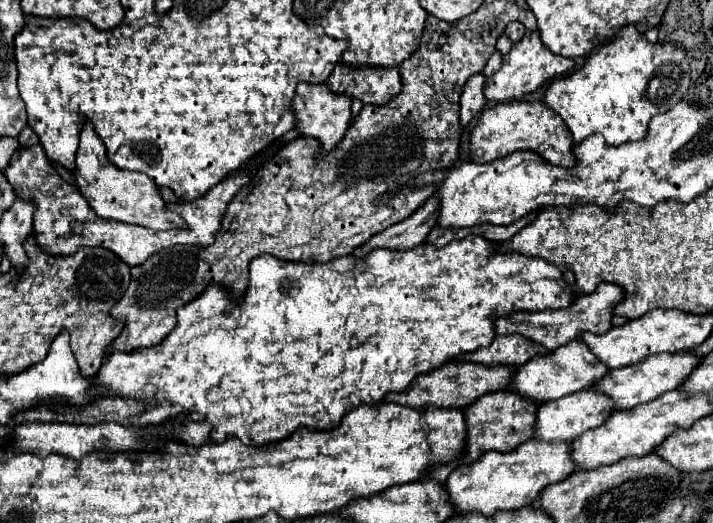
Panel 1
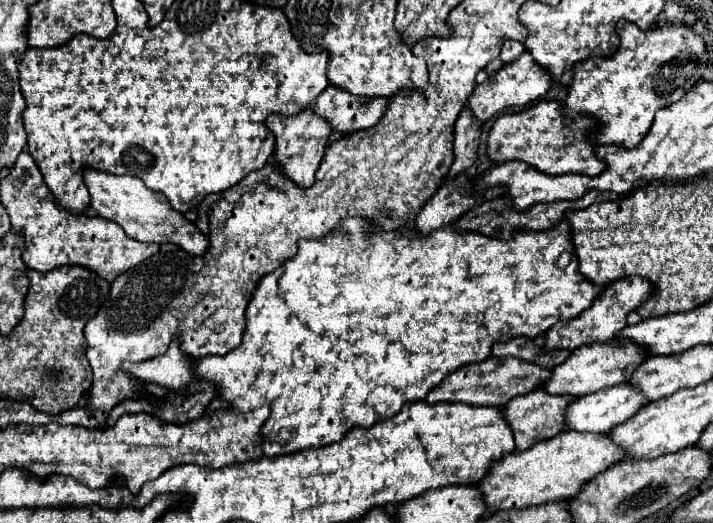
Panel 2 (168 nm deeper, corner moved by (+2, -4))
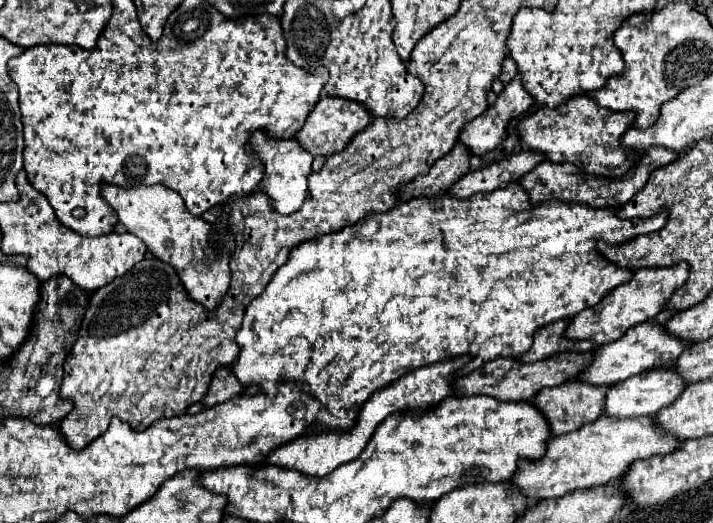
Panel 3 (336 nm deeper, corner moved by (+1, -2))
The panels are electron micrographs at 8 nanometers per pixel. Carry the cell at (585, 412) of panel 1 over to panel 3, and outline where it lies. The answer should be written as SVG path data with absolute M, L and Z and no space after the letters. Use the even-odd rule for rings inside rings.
M650 369L640 375L634 375L626 381L620 381L618 385L612 385L610 391L606 393L606 405L604 405L604 415L610 417L656 417L656 413L664 407L668 407L680 393L686 389L686 383L682 383L682 377L674 369Z

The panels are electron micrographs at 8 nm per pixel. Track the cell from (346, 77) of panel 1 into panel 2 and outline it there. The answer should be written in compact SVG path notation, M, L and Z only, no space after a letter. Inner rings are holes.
M327 85L313 105L317 115L325 117L335 131L353 133L373 127L385 113L389 99L361 99L359 95L349 95L341 87Z

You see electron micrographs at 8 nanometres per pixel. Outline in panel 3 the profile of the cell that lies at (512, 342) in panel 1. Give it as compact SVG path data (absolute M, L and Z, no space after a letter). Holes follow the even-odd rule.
M564 319L564 321L554 321L552 325L540 327L538 333L536 333L536 337L534 337L534 343L532 343L530 351L526 351L520 357L520 361L534 363L534 361L552 357L556 353L562 353L566 349L568 351L578 351L578 353L590 351L594 347L592 341L576 341L576 339L568 339L564 335L568 323L570 323L570 319Z

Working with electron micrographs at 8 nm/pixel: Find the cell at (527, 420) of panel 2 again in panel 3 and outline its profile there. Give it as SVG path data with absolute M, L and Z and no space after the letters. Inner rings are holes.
M568 381L560 387L546 387L534 397L534 405L540 407L540 411L550 421L552 435L564 435L570 431L576 431L578 427L598 419L604 413L604 397L610 387L606 385L590 385L584 381Z

